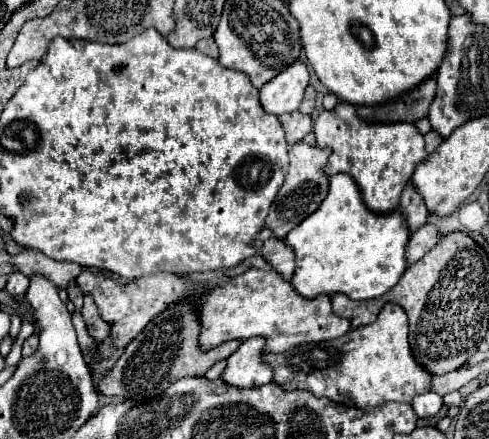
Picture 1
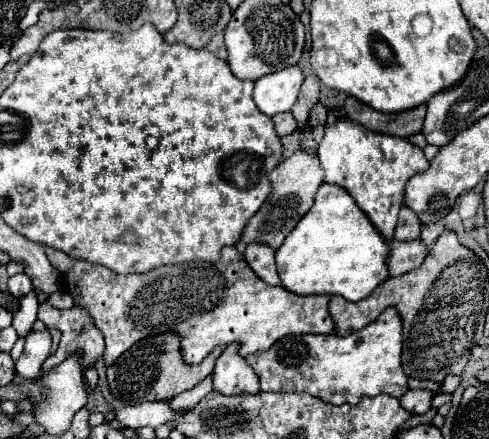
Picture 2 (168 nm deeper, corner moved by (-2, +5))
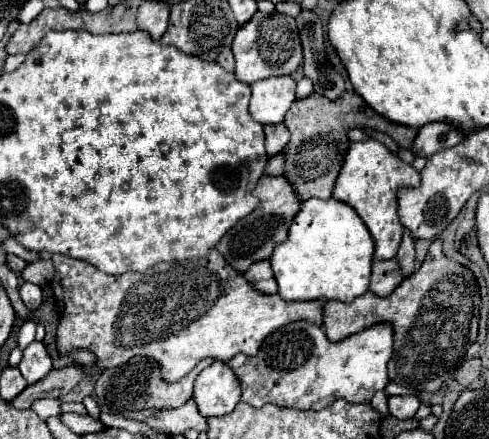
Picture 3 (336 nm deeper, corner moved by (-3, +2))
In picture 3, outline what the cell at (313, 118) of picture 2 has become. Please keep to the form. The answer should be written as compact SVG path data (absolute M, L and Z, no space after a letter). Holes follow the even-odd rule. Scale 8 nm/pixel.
M344 91L336 101L330 101L318 93L312 93L304 99L296 99L290 111L286 113L284 125L288 127L292 137L284 147L284 173L282 175L294 187L294 193L298 195L300 201L306 201L310 197L320 197L320 199L332 197L336 177L344 163L346 133L350 129L364 127L364 129L382 131L390 135L402 149L410 149L416 137L414 129L382 119L382 115L370 109L356 91ZM320 137L324 137L328 143L320 143Z

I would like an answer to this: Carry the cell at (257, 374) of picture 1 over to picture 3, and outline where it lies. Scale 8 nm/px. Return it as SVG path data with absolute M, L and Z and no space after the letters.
M214 361L196 377L192 399L200 415L222 417L240 401L238 379L234 379L234 373L222 361Z

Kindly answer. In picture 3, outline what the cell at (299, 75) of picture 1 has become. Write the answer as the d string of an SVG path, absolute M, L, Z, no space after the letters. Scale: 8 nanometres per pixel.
M286 77L262 79L252 83L252 99L250 99L250 115L266 125L266 123L282 123L286 111L296 99L296 81Z

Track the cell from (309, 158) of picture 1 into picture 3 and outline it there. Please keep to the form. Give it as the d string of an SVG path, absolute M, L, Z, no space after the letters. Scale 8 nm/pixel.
M264 175L258 181L258 185L254 187L252 195L258 197L258 201L260 201L258 207L246 219L240 219L216 245L216 249L224 257L224 261L230 263L230 267L236 269L238 273L244 273L256 261L270 259L274 247L278 243L286 241L288 227L300 205L294 191L290 191L290 183L286 183L286 179L282 179L282 175L280 177Z

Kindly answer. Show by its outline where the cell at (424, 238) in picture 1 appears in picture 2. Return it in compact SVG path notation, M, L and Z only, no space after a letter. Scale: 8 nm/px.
M415 238L409 242L393 240L389 250L391 276L399 276L417 268L425 260L425 256L427 256L427 244L421 238Z

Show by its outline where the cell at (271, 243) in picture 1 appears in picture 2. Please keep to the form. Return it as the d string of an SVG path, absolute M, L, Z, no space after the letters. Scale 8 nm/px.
M249 244L245 250L245 260L253 268L253 272L271 286L279 284L279 274L275 268L275 250L267 244Z

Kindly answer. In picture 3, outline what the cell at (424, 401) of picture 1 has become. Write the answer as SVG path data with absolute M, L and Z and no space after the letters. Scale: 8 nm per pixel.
M396 395L388 397L388 411L396 419L410 419L420 407L420 399L414 395Z

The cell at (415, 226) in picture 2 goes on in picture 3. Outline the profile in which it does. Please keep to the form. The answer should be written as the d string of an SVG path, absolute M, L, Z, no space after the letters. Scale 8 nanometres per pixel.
M408 231L402 237L402 243L400 243L400 249L398 249L396 259L400 263L402 277L412 275L412 271L414 271L414 239L412 239L412 235Z

